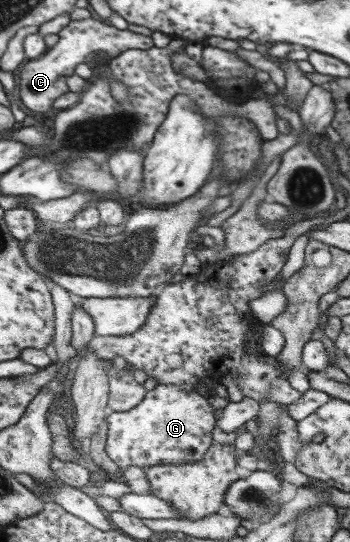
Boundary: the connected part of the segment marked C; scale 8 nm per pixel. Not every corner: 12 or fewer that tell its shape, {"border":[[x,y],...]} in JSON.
{"border":[[69,20],[20,71],[21,102],[48,111],[78,63],[148,49],[152,39]]}

